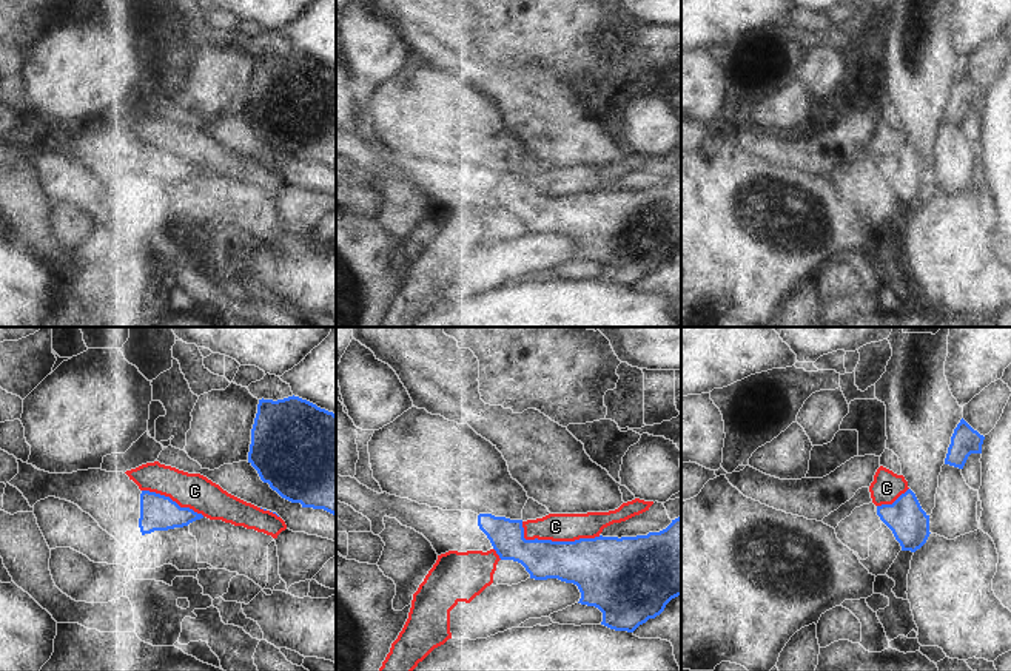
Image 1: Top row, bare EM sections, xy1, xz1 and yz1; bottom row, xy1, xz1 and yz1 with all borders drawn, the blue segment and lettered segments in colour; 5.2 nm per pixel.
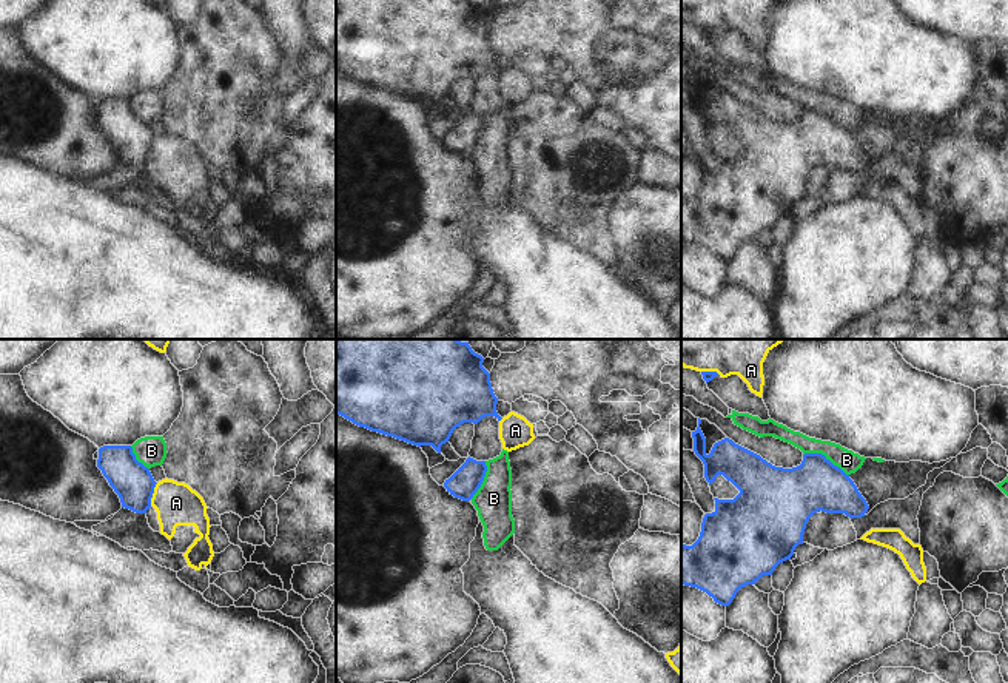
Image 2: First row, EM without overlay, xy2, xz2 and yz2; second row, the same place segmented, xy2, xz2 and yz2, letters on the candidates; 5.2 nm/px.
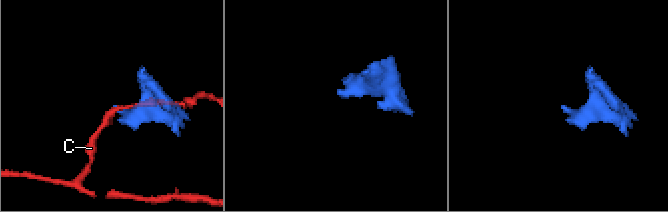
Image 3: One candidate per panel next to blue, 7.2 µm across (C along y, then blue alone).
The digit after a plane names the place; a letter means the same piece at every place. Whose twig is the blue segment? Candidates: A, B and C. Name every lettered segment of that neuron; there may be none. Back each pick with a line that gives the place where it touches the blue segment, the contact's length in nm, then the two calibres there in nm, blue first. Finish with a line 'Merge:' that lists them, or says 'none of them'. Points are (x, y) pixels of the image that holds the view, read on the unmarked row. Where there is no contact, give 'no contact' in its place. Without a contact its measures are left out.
Merge: none of them

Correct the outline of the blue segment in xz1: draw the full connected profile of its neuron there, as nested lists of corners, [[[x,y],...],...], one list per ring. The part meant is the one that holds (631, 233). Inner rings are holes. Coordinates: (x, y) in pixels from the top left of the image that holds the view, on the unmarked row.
[[[336,130],[336,156],[367,171],[375,190],[385,184],[384,171],[387,170],[422,188],[438,210],[448,205],[495,204],[501,214],[521,217],[530,233],[558,233],[573,238],[581,247],[578,258],[598,262],[603,267],[601,279],[615,285],[633,287],[649,273],[660,270],[672,253],[681,250],[681,170],[666,184],[647,190],[621,193],[600,190],[575,196],[552,196],[526,194],[522,174],[430,162],[387,147],[378,148],[351,131]]]

